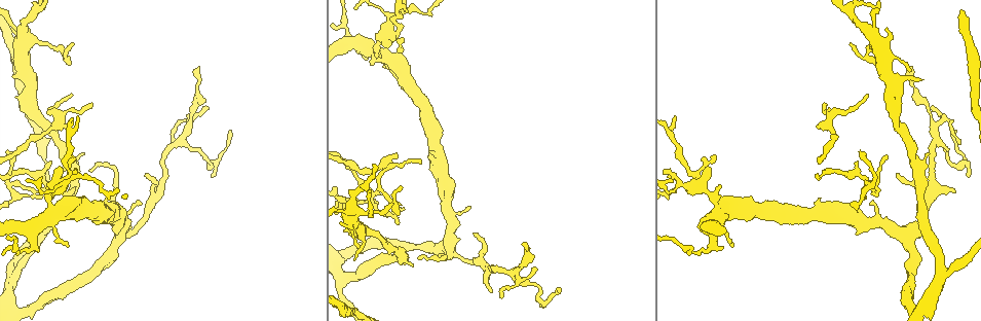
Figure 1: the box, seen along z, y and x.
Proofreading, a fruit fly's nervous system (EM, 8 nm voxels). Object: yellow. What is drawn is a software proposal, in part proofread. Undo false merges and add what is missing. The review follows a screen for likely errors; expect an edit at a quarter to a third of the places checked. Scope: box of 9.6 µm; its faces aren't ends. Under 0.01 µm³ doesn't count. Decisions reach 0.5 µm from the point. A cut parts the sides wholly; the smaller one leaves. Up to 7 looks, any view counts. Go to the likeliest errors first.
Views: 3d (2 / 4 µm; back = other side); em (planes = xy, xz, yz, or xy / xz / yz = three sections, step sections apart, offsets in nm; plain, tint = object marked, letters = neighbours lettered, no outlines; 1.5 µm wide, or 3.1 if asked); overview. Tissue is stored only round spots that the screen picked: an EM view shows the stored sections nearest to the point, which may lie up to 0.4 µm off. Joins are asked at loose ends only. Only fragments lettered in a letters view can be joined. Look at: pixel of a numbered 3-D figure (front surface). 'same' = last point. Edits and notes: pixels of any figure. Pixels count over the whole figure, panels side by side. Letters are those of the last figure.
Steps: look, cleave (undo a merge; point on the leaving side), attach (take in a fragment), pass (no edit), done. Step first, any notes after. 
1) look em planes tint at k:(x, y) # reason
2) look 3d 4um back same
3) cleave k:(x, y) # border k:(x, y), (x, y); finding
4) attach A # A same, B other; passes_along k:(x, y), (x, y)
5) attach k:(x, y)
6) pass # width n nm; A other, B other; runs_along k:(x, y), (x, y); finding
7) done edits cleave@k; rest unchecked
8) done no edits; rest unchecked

look em planes letters at 1:(141, 203) # an open end

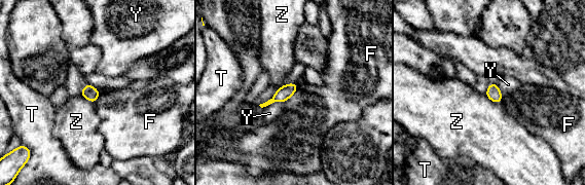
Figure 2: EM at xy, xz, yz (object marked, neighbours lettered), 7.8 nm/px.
pass # width 110 nm; F other, T other, Y other, Z other; border 2:(101, 93), (95, 103); none of them fits

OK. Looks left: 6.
look em planes letters at 1:(353, 258) # an open end

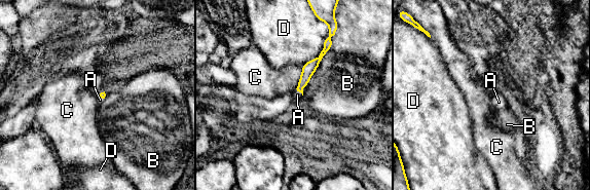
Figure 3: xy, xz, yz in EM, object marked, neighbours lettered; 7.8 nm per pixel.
attach A # longest_contact B 550 nm; A same, B other, C other, D other; it goes on there

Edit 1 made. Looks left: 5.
look overview # redraw

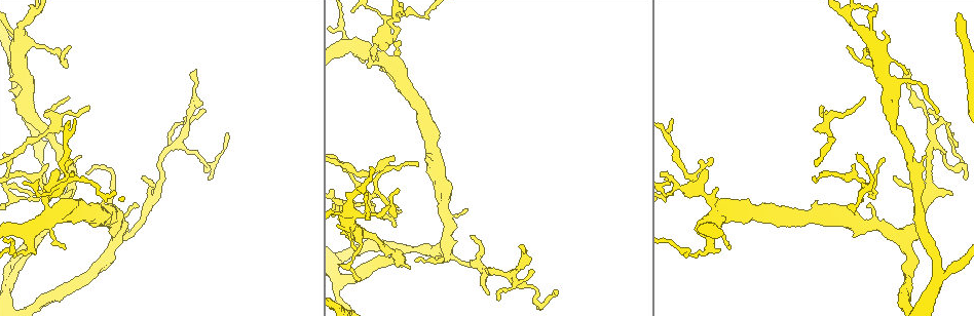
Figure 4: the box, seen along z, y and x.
look 3d 2um at 4:(950, 193) # branch stops here

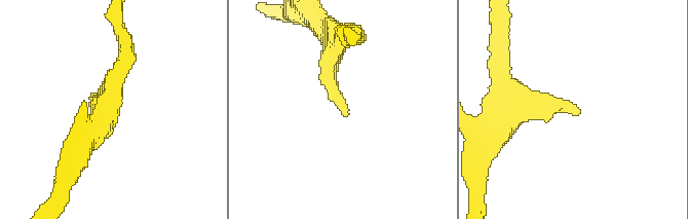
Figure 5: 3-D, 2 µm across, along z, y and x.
look em planes letters at 5:(343, 115)

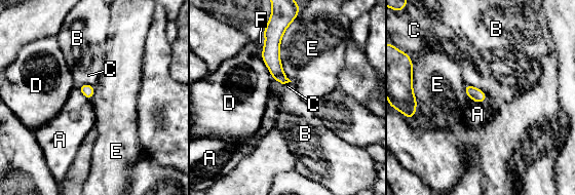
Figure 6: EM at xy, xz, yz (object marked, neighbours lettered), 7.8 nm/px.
pass # longest_contact E 420 nm; A other, B other, C other, D other, E other, F other; no lettered fragment goes on from it

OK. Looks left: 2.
done edits attach@3; rest unchecked

